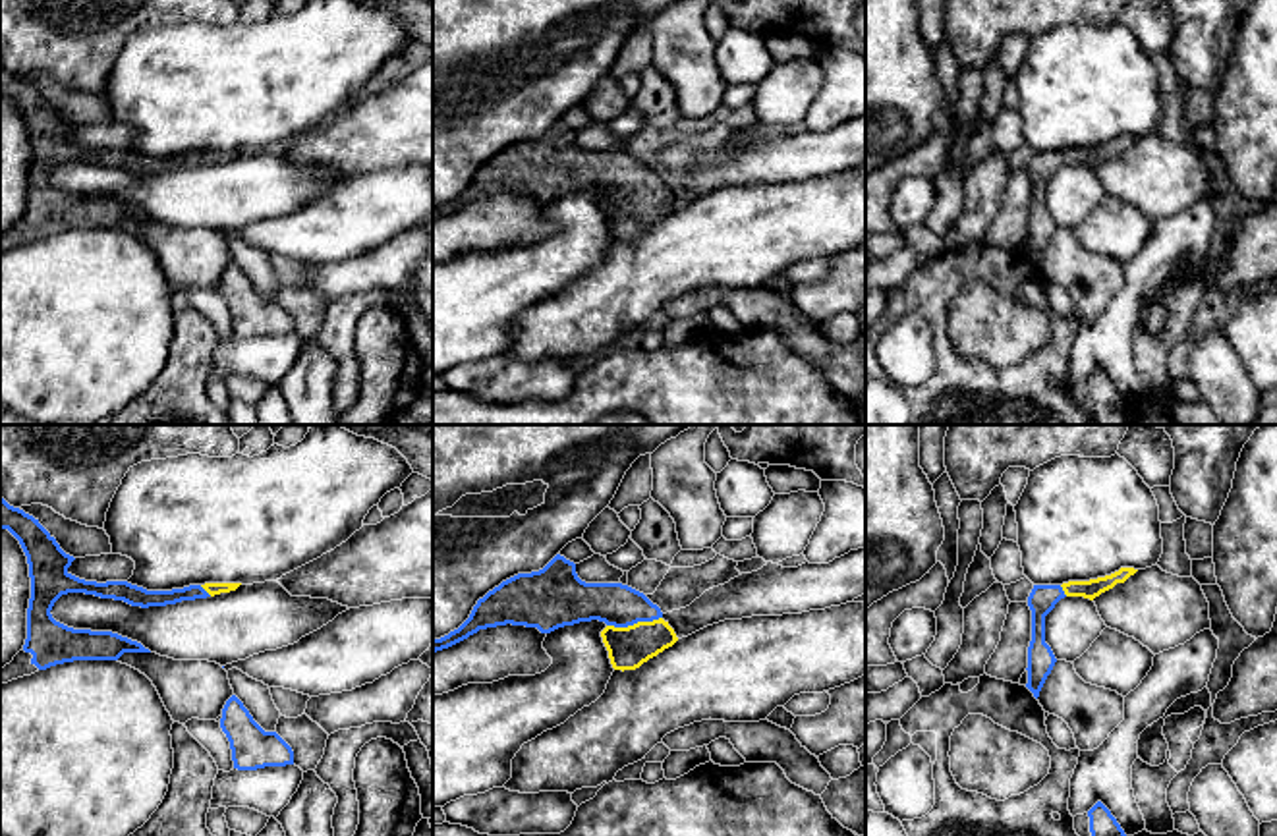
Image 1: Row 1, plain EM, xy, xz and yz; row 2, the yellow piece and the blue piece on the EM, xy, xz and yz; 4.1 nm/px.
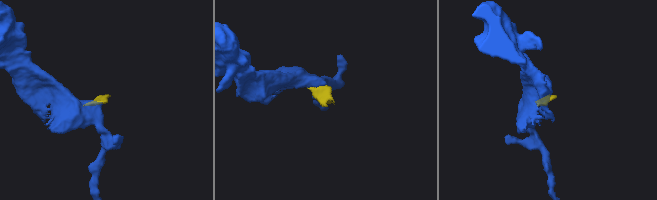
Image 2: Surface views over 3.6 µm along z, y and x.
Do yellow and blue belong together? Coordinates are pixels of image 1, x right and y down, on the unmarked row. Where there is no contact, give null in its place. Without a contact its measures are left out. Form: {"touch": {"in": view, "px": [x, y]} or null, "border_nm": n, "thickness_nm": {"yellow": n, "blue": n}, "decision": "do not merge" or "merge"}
{"touch": {"in": "xz", "px": [634, 192]}, "border_nm": 240, "thickness_nm": {"yellow": 180, "blue": 180}, "decision": "merge"}

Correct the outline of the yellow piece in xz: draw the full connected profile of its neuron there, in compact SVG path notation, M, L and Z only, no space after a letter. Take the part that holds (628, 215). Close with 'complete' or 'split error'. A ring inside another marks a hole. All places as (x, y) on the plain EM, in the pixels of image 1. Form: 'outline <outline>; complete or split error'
outline M556 122L543 137L518 141L489 158L458 197L433 207L433 220L487 195L512 191L551 201L591 187L607 191L601 205L612 236L622 239L678 209L661 176L643 160L622 151L585 151L576 131Z; split error

